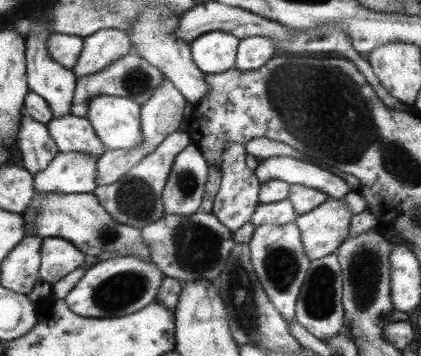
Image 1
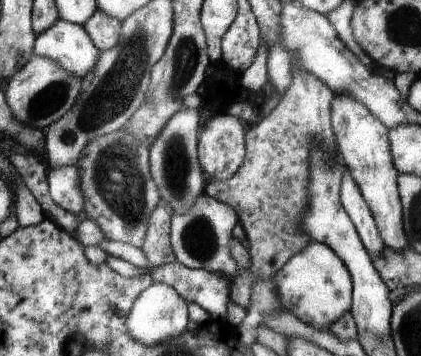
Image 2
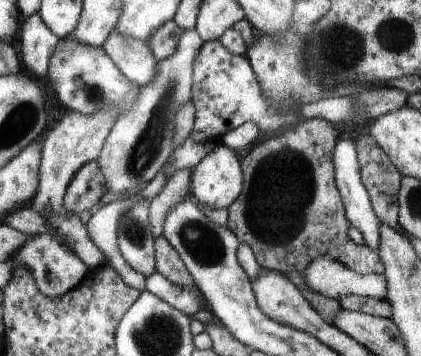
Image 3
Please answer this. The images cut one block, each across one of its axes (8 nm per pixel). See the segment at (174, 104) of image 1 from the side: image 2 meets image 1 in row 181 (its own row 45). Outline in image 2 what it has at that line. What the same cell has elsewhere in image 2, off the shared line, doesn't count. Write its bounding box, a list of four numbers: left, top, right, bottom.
[83,10,121,52]

